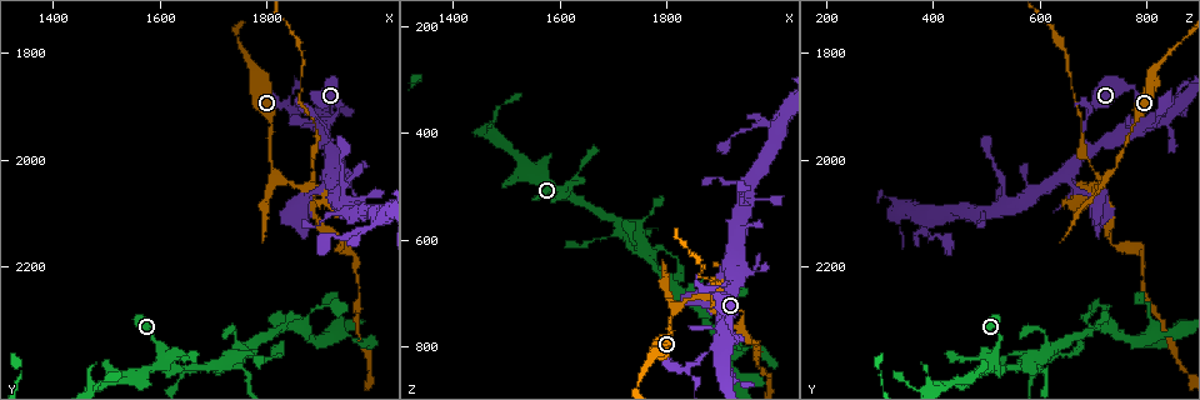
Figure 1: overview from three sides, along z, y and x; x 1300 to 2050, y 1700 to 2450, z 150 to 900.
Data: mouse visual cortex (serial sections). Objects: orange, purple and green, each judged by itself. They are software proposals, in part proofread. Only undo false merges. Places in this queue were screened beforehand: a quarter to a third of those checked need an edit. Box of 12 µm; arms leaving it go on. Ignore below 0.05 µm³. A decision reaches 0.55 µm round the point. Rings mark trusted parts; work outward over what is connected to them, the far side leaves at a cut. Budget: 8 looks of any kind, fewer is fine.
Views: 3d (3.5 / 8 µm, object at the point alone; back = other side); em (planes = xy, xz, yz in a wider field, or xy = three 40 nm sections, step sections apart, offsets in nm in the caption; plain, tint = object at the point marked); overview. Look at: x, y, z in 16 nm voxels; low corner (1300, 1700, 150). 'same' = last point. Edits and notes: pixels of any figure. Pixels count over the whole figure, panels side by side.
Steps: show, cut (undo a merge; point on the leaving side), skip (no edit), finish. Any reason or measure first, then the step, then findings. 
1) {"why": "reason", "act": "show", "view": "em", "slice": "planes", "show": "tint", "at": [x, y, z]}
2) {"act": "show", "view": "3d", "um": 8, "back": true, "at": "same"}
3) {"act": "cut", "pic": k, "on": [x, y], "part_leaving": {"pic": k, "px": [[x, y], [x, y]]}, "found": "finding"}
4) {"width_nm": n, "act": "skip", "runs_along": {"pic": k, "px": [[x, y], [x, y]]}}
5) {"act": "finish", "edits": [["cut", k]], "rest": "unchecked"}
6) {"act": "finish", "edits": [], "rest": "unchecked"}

{"why": "abrupt turn", "act": "show", "view": "3d", "um": 3.5, "at": [1840, 1905, 840]}

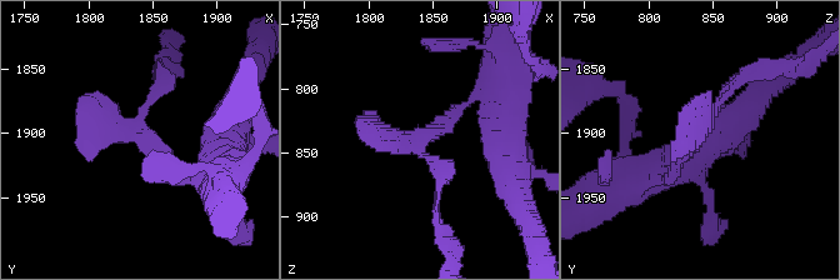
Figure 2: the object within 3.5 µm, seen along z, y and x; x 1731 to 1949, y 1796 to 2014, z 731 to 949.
{"act": "show", "view": "em", "slice": "xy", "step": 5, "show": "tint", "at": [1838, 1902, 842]}

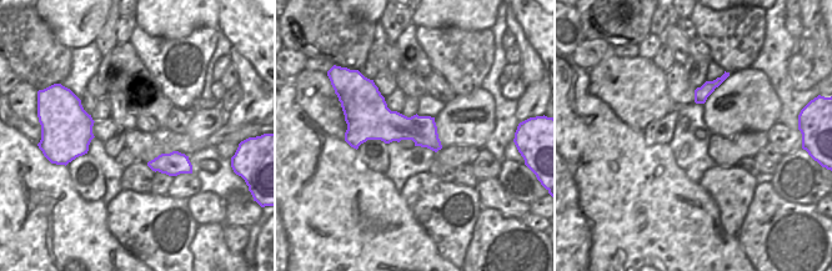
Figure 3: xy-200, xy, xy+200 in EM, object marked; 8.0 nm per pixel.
{"act": "skip", "runs_along": {"pic": 2, "px": [[471, 100], [418, 141], [368, 113]]}, "found": "continuous, no second cell"}

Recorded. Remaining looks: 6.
{"why": "narrows sharply", "act": "show", "view": "3d", "um": 3.5, "back": true, "at": [1885, 2060, 705]}

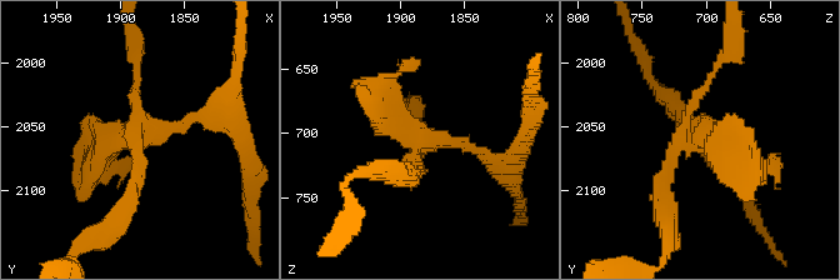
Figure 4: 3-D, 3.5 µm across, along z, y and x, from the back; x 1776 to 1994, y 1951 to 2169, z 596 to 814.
{"arms": 4, "arm_widths_nm": [100, 150, 150, 350], "why": "now the EM", "act": "show", "view": "em", "slice": "planes", "show": "tint", "at": [1882, 2060, 704]}

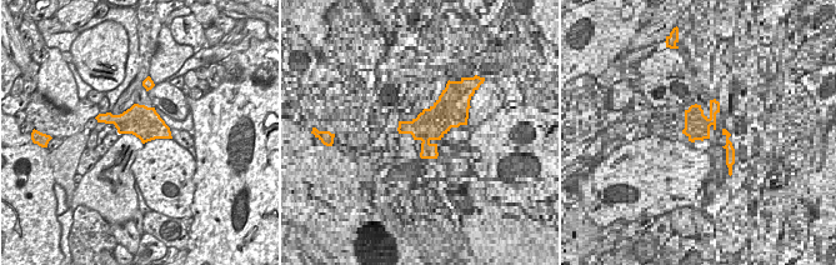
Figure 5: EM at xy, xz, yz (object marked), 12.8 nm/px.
{"act": "cut", "pic": 4, "on": [661, 188], "part_leaving": {"pic": 4, "px": [[681, 141], [660, 184], [669, 238]]}, "found": "a second cell is stuck on"}

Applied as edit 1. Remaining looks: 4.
{"why": "abrupt turn", "act": "show", "view": "3d", "um": 8, "at": [1605, 2375, 510]}

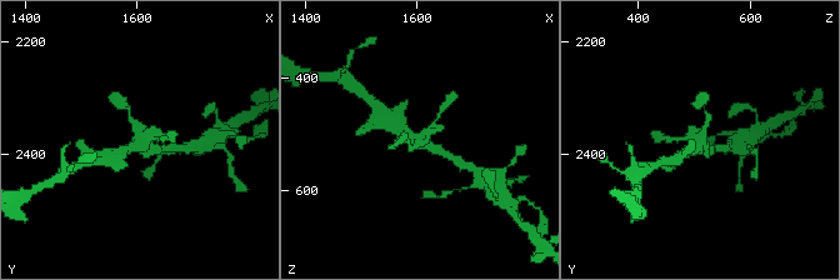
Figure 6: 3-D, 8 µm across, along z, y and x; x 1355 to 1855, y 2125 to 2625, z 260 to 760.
{"why": "now the EM", "act": "show", "view": "em", "slice": "xy", "step": 1, "show": "tint", "at": [1605, 2375, 515]}

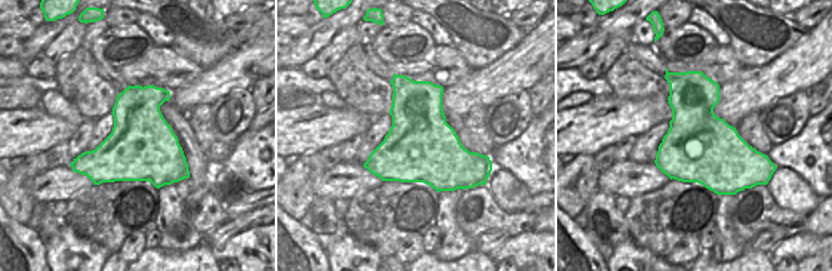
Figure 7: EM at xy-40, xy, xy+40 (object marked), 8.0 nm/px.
{"act": "skip", "runs_along": {"pic": 6, "px": [[129, 109], [149, 148], [169, 148]]}, "found": "all the same cell"}

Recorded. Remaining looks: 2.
{"why": "four or more arms meet", "act": "show", "view": "3d", "um": 3.5, "at": [1730, 2380, 580]}

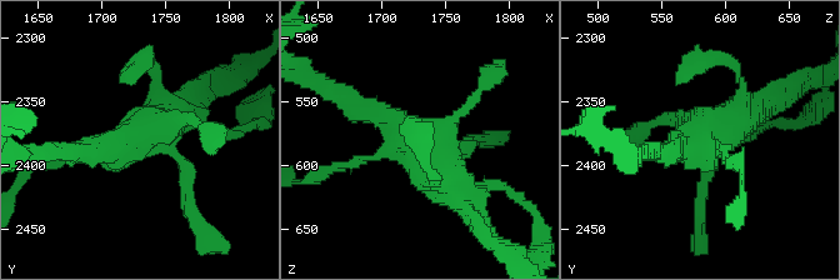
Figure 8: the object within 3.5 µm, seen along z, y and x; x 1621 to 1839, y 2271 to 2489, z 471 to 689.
{"act": "show", "view": "em", "slice": "xy", "step": 2, "show": "tint", "at": [1730, 2378, 584]}

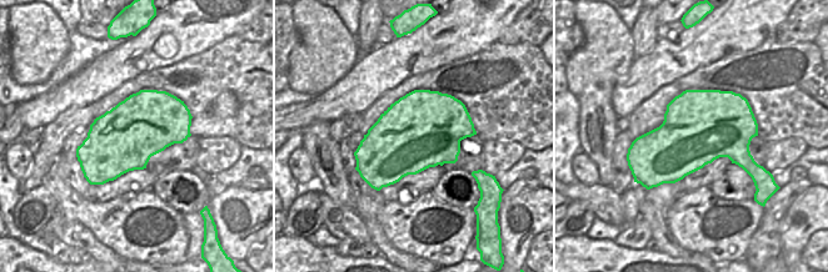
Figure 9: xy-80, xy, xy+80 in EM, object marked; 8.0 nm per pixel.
{"act": "skip", "runs_along": {"pic": 8, "px": [[366, 109], [439, 164], [474, 218]]}, "found": "continuous, no second cell"}

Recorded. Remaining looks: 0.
{"act": "finish", "edits": [["cut", 4]], "rest": "unchecked"}

